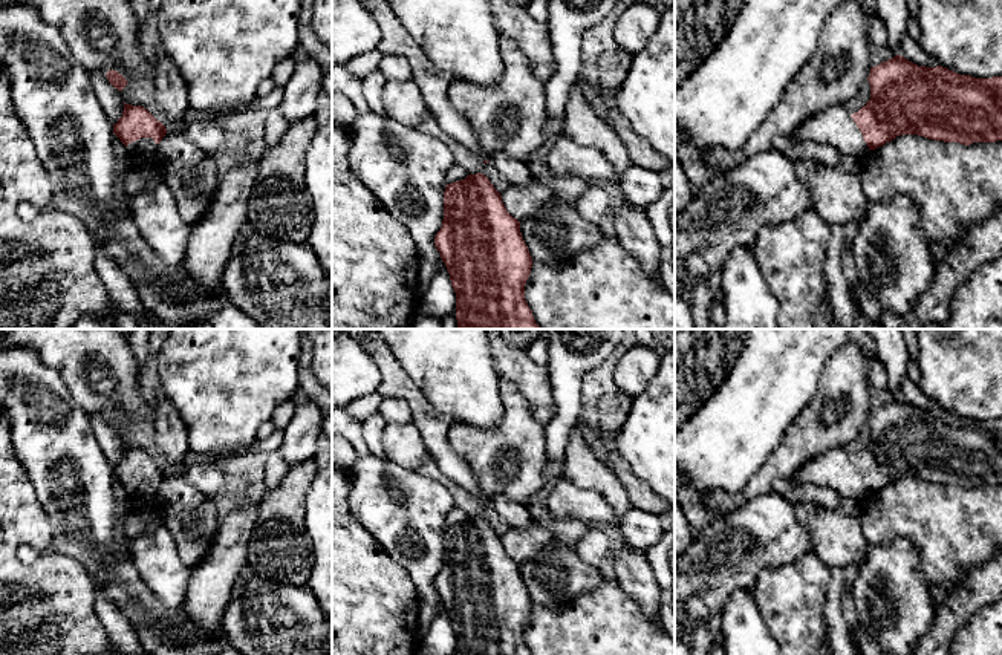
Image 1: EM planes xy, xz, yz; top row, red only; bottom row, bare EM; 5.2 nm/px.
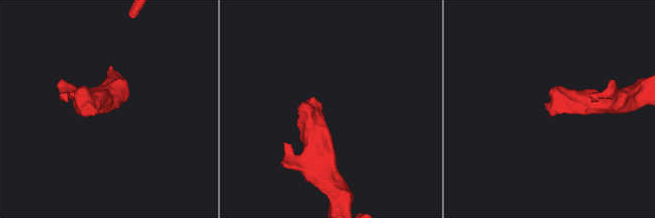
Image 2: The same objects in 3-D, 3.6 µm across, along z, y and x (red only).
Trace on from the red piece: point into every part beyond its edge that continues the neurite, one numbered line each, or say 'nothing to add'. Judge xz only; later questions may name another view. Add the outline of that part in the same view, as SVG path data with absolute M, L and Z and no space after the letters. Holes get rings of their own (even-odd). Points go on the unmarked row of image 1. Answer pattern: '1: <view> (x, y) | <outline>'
1: xz (433, 424) | M364 329L359 344L379 367L381 383L376 393L382 398L399 398L407 401L413 413L413 424L422 435L436 467L448 479L462 487L473 499L488 503L488 499L477 487L470 465L448 442L447 435L454 424L454 418L433 407L375 329Z

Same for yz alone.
1: yz (834, 469) | M844 447L828 450L800 467L791 479L799 485L829 488L841 497L861 503L869 494L867 487Z

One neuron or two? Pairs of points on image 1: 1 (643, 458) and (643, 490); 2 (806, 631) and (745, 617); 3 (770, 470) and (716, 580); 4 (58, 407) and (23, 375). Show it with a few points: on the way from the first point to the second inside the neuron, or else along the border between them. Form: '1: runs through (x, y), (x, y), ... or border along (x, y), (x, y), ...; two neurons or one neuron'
1: border along (620, 453), (631, 470), (658, 495); two neurons
2: border along (751, 591), (758, 611), (774, 638); two neurons
3: border along (771, 492), (750, 498), (727, 514); two neurons
4: runs through (49, 401), (32, 384); one neuron

